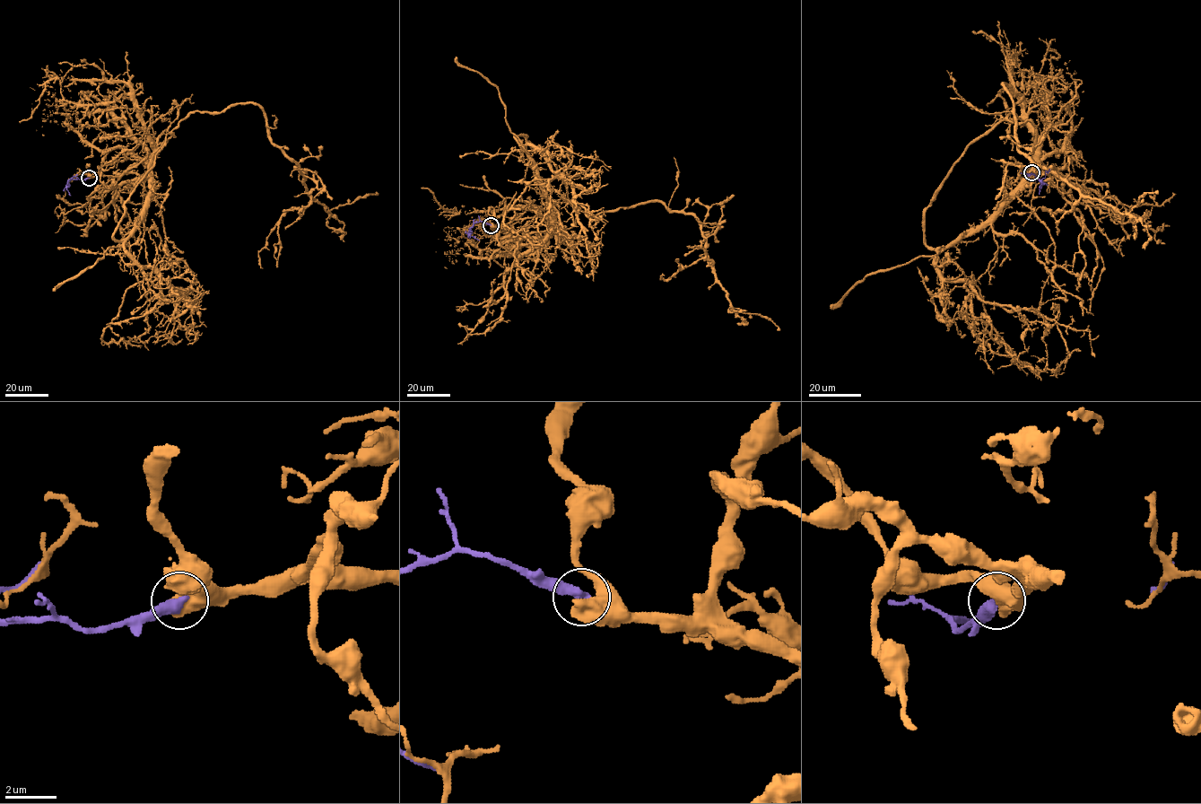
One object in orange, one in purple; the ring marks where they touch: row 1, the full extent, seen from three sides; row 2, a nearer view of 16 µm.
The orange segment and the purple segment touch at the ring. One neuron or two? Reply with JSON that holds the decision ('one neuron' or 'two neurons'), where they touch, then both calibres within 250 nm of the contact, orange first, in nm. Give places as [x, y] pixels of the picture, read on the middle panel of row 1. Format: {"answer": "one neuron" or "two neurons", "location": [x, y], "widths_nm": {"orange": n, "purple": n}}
{"answer": "two neurons", "location": [491, 225], "widths_nm": {"orange": 800, "purple": 440}}

